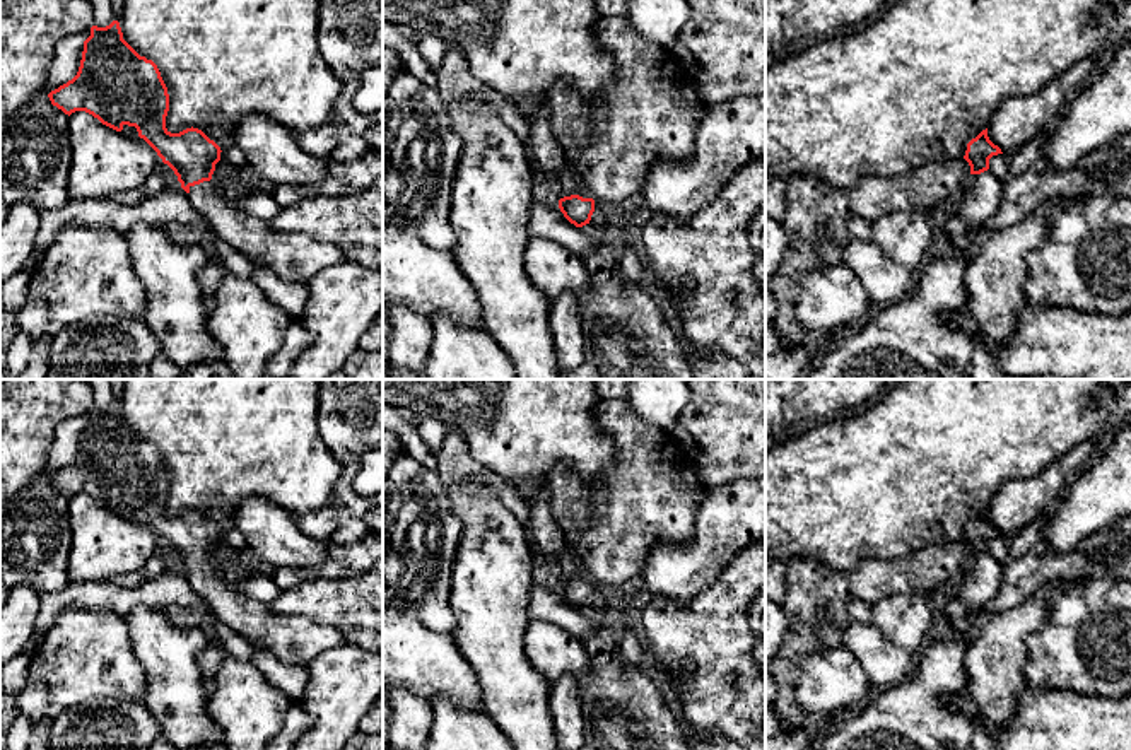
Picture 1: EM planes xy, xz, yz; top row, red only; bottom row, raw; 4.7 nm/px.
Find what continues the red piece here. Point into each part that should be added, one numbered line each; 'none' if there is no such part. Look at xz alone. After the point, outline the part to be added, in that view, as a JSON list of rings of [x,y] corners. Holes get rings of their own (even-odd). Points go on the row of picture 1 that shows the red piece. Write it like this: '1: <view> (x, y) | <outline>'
1: xz (602, 216) | [[[595,202],[595,212],[591,215],[589,224],[593,226],[610,226],[613,224],[615,215],[612,214],[610,208],[607,208],[603,203]]]

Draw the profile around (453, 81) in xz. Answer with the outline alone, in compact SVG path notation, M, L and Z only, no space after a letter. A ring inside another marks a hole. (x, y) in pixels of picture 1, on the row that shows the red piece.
M448 50L441 68L436 72L436 89L444 108L465 99L468 94L489 101L502 123L528 147L530 128L523 114L501 94L477 82L470 73L468 60L458 50Z

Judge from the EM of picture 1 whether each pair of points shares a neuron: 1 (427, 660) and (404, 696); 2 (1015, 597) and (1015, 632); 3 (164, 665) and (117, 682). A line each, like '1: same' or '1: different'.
1: different
2: different
3: different

